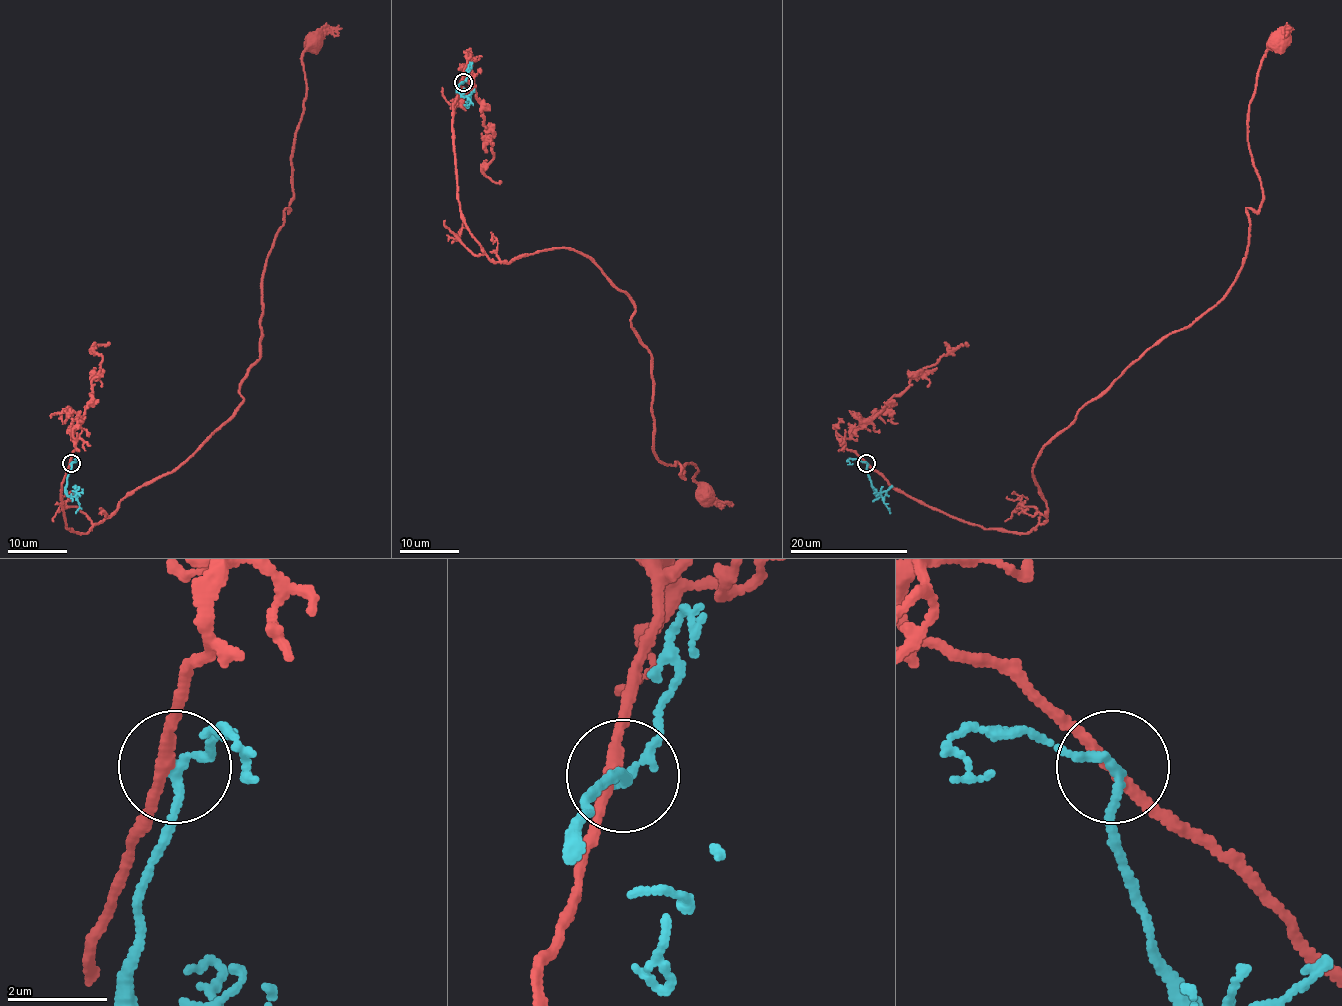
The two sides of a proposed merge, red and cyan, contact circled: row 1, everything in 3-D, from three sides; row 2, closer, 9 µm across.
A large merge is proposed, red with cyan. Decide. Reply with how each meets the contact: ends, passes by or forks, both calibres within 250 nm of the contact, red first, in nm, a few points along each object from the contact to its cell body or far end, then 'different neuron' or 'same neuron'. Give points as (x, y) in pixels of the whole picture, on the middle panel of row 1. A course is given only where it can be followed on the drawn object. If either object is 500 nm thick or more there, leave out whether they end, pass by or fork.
red passes by; cyan passes by; calibres 220 and 170 nm; course red (463, 82), (470, 235), (497, 262), (569, 247), (630, 297), (653, 451), (683, 478), (695, 464), (705, 494); course cyan (463, 82), (457, 89), (470, 101), (467, 105); different neuron

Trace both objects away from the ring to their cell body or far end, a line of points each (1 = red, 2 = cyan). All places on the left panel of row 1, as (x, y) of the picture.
1: (71, 463), (61, 506), (86, 533), (243, 400), (314, 42)
2: (71, 463), (65, 491), (79, 505), (76, 513)

